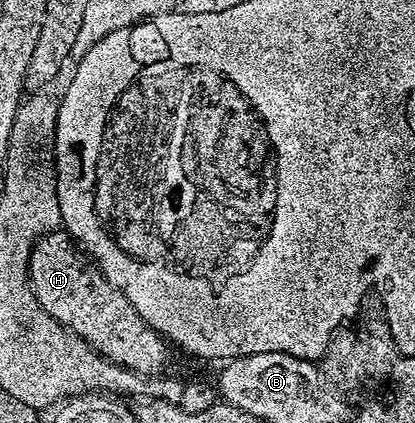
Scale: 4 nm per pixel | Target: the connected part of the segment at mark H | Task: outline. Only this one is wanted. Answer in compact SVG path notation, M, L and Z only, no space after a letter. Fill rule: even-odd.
M64 231L46 236L34 250L29 278L37 302L76 337L93 346L106 361L142 375L161 375L169 365L171 346L135 311L131 299L102 275L101 270Z

